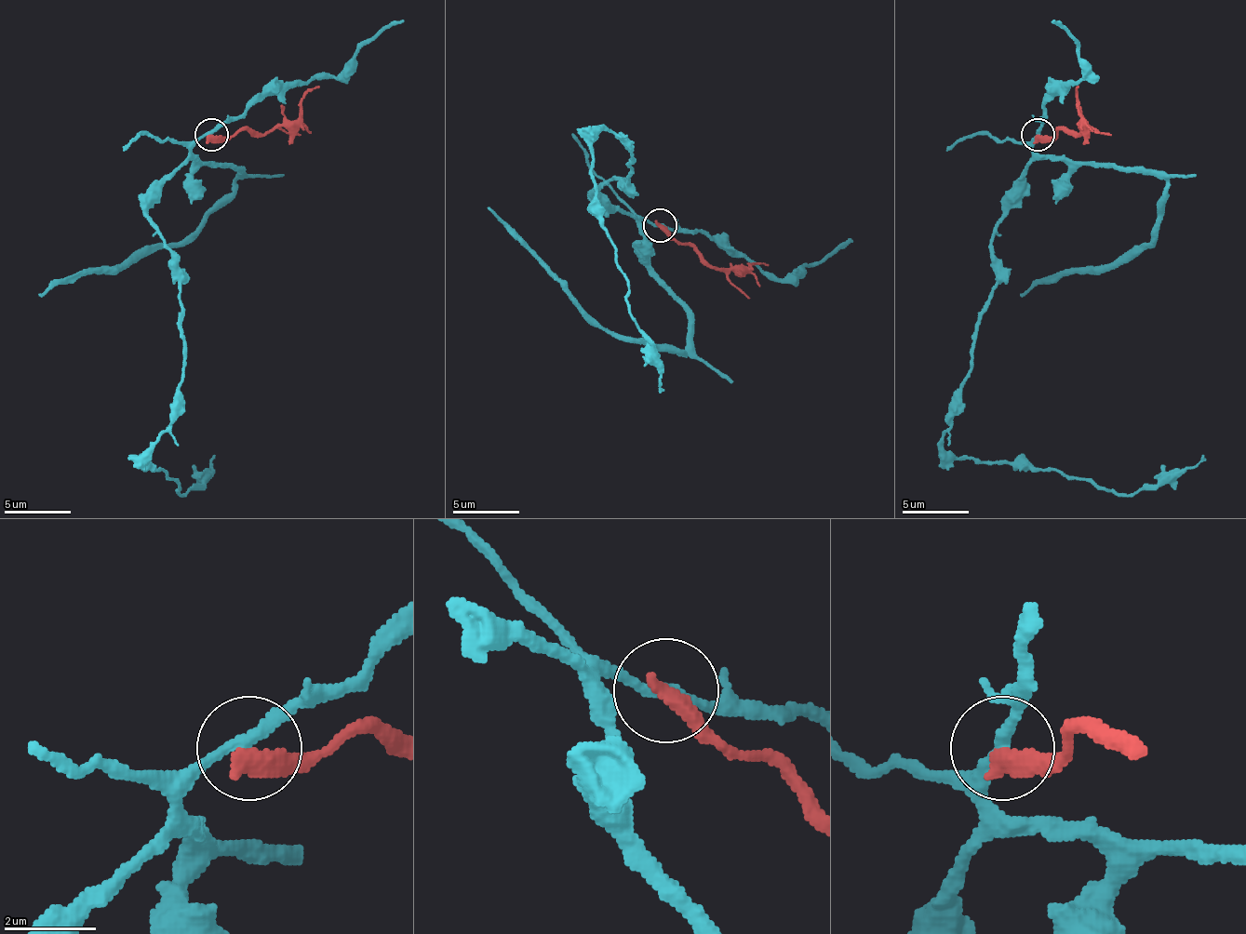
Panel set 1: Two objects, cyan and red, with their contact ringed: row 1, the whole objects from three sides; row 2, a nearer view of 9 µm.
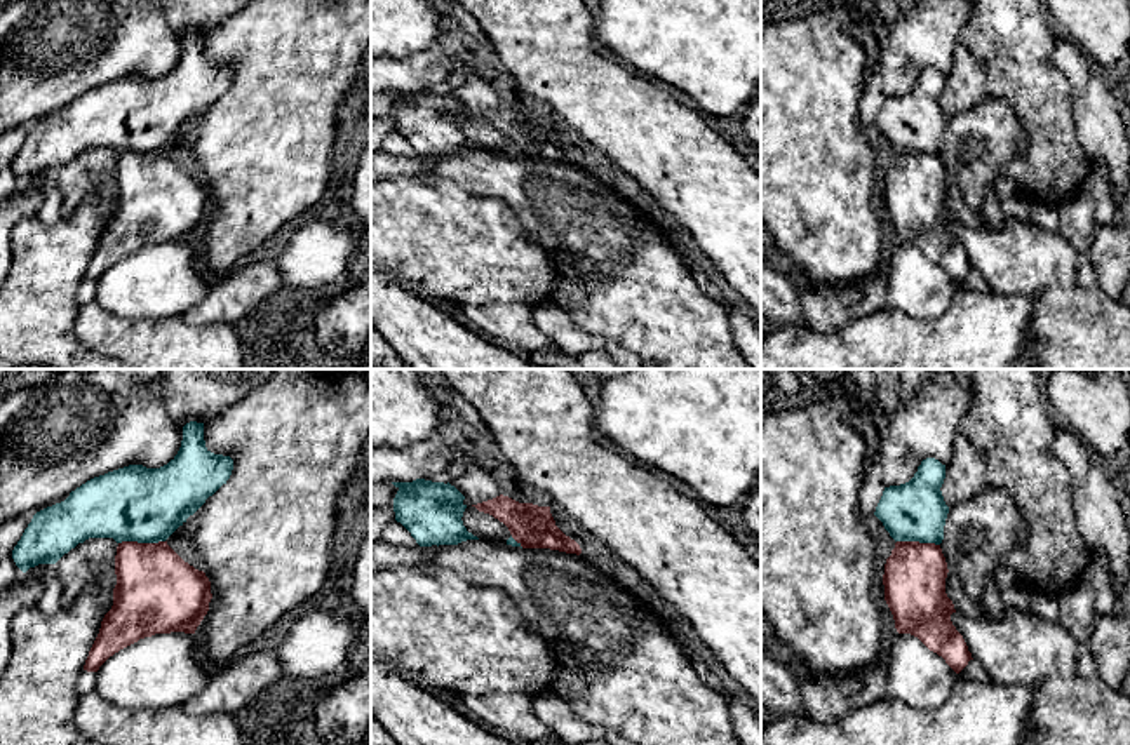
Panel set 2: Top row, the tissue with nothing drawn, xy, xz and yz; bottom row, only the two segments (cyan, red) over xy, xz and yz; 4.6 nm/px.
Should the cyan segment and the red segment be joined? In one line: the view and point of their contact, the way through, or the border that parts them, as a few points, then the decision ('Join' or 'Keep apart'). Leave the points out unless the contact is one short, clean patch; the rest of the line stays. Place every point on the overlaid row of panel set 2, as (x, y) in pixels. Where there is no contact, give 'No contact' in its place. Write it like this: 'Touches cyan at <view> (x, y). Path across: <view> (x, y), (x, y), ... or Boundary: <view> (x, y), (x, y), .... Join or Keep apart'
Touches cyan at xy (141, 542). Boundary: xy (164, 540), (119, 543). Keep apart

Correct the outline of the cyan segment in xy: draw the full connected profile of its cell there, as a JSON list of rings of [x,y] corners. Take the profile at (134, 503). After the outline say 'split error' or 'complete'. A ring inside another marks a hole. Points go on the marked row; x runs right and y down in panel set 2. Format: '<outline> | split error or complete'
[[[190,421],[183,426],[178,454],[160,468],[129,465],[94,477],[70,493],[70,496],[37,512],[12,550],[16,566],[26,573],[38,564],[56,564],[64,554],[89,538],[113,538],[117,543],[165,541],[179,526],[212,496],[233,470],[230,456],[214,454],[205,447],[204,423]]] | complete

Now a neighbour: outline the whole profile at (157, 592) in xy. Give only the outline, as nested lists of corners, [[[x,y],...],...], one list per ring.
[[[167,541],[118,543],[115,574],[113,606],[104,614],[99,634],[85,660],[84,670],[87,672],[98,672],[110,656],[139,639],[171,632],[195,634],[212,599],[211,581],[205,573],[185,562]]]

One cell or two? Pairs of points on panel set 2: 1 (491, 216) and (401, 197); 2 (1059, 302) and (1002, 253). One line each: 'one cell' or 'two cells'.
1: one cell
2: one cell

